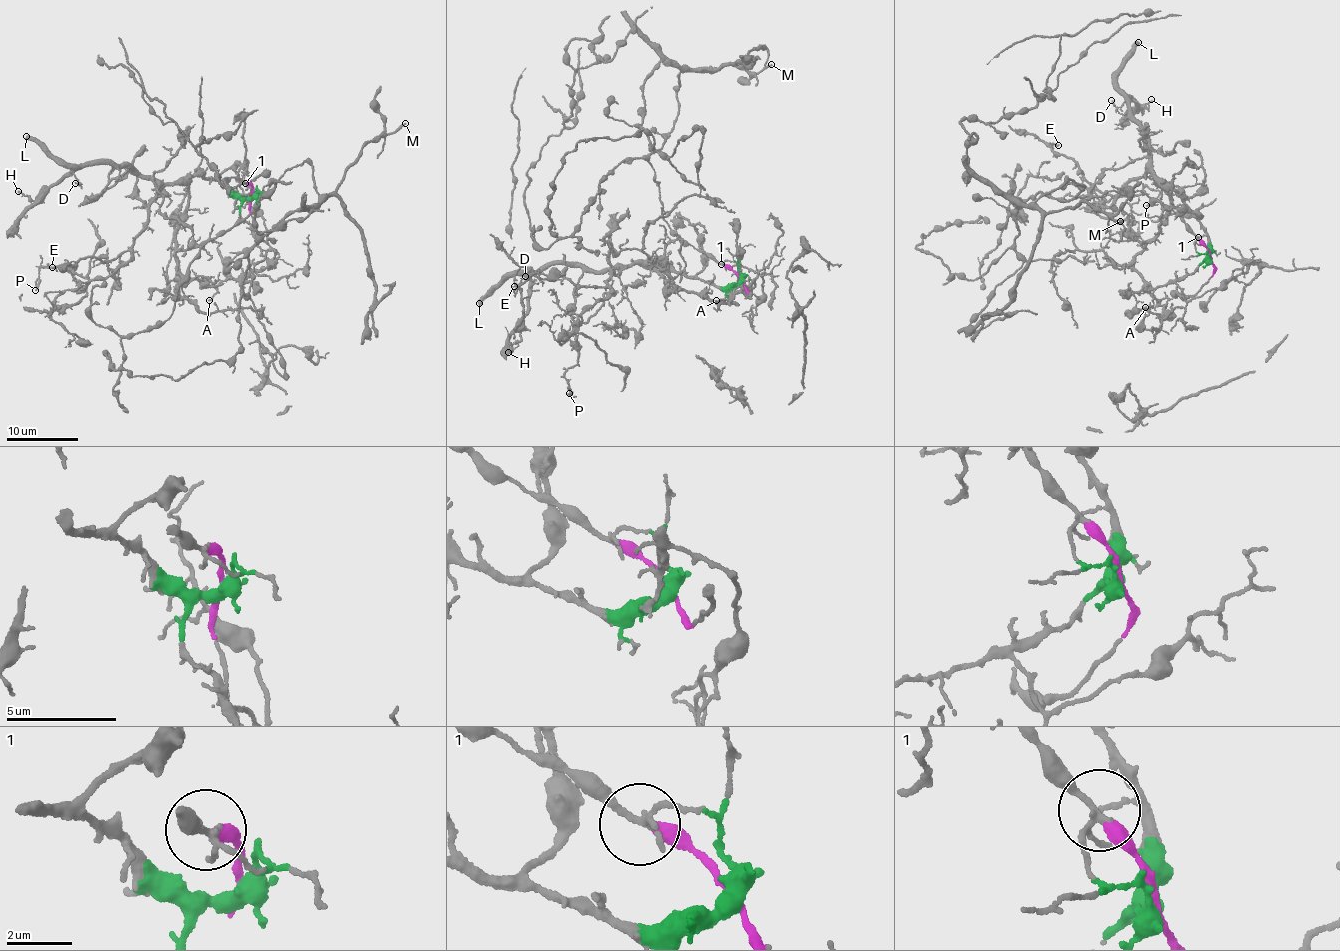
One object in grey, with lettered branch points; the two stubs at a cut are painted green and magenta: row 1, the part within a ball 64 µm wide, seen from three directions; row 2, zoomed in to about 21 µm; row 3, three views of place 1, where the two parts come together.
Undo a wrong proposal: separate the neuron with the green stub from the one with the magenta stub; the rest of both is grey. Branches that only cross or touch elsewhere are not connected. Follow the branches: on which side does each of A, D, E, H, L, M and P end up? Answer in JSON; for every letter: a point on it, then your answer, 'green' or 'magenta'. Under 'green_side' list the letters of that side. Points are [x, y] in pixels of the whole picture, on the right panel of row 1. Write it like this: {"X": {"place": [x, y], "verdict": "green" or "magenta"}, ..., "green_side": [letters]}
{"A": {"place": [1145, 307], "verdict": "green"}, "D": {"place": [1111, 100], "verdict": "green"}, "E": {"place": [1058, 145], "verdict": "green"}, "H": {"place": [1151, 99], "verdict": "green"}, "L": {"place": [1138, 42], "verdict": "green"}, "M": {"place": [1120, 221], "verdict": "magenta"}, "P": {"place": [1146, 205], "verdict": "green"}, "green_side": ["A", "D", "E", "H", "L", "P"]}

